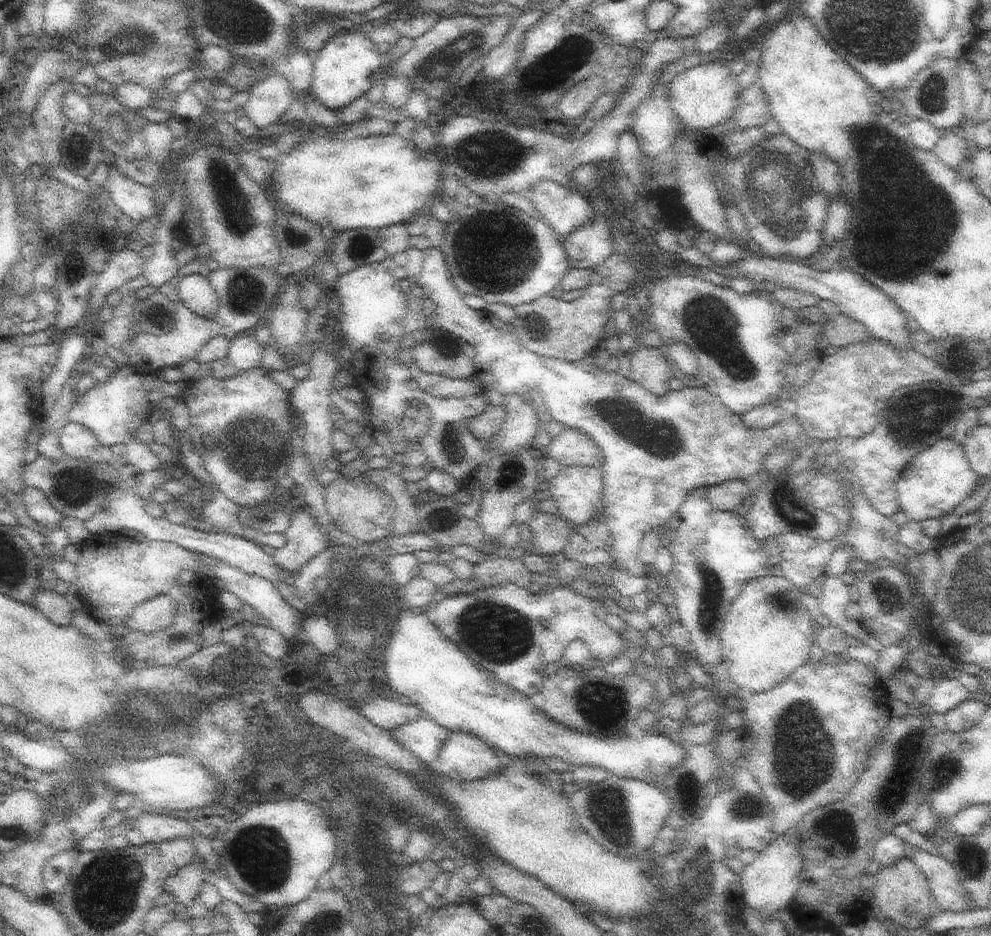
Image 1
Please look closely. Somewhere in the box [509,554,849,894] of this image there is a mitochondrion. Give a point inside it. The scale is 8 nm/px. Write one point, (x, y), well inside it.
(802, 764)

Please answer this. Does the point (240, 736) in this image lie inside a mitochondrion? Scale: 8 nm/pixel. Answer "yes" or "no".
no

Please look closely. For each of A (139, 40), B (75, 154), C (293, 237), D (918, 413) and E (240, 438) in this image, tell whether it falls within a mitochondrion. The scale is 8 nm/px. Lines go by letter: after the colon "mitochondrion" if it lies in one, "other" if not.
A: mitochondrion
B: other
C: mitochondrion
D: mitochondrion
E: mitochondrion

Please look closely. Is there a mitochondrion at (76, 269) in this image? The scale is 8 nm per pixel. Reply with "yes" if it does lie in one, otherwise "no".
yes

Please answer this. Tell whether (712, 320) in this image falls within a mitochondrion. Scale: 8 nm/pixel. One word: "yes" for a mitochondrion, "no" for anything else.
yes

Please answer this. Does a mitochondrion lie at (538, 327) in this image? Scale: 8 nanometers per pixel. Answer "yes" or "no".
yes

